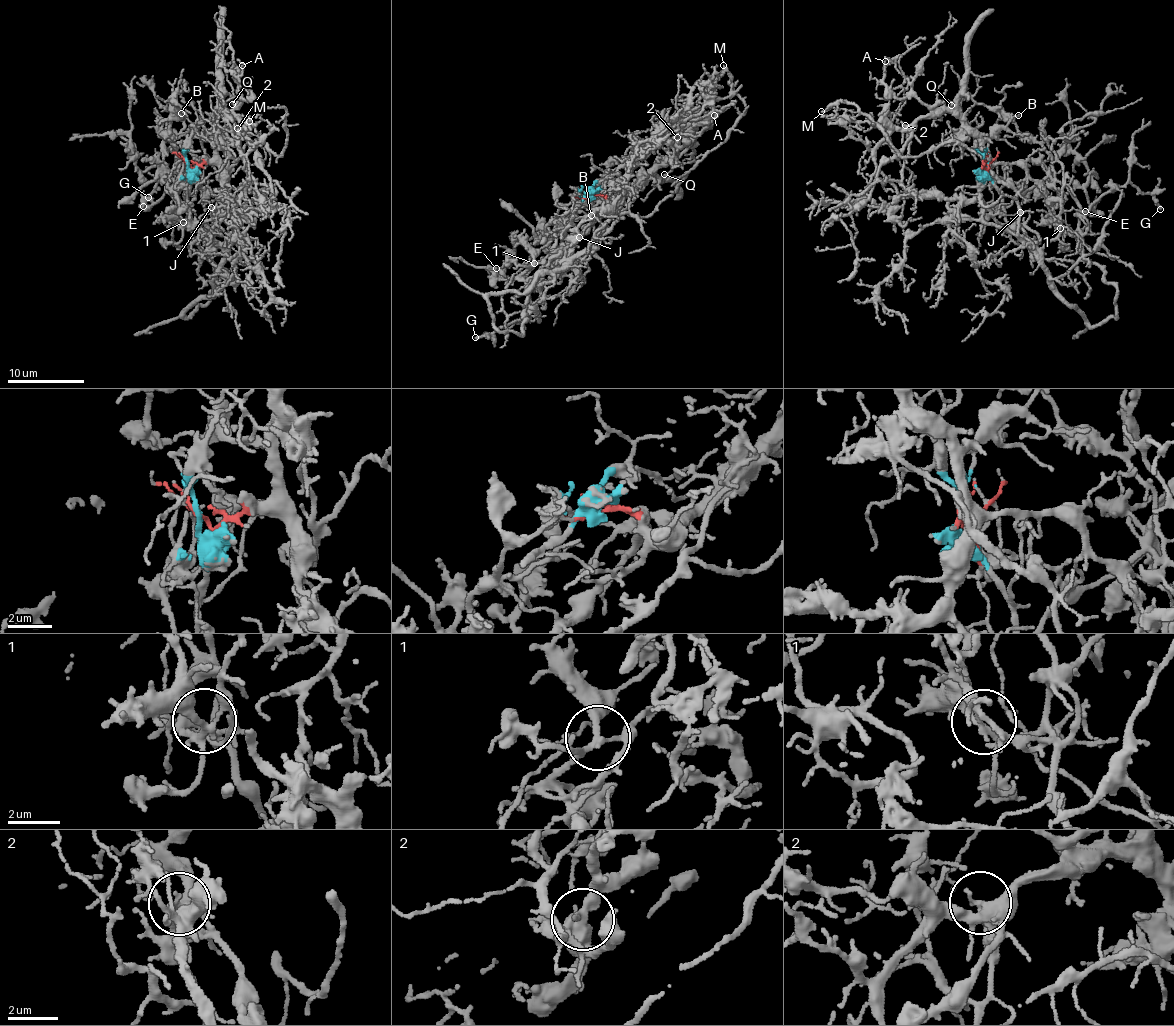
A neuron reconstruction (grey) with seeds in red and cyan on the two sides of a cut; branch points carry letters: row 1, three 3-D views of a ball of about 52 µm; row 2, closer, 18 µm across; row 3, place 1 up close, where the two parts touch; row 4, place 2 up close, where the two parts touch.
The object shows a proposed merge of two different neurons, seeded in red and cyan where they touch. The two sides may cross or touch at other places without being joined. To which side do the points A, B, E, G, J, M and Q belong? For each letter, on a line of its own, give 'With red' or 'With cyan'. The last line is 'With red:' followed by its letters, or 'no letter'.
A: With red
B: With red
E: With cyan
G: With cyan
J: With red
M: With red
Q: With red
With red: A, B, J, M, Q

